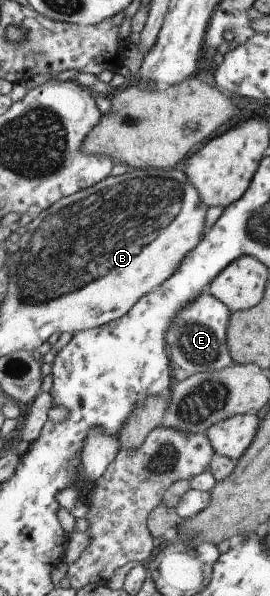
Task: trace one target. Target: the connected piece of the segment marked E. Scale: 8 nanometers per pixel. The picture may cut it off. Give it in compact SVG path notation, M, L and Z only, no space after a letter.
M207 290L190 306L180 311L174 325L168 331L169 356L174 366L189 375L203 371L218 371L234 364L228 347L228 330L232 312Z

